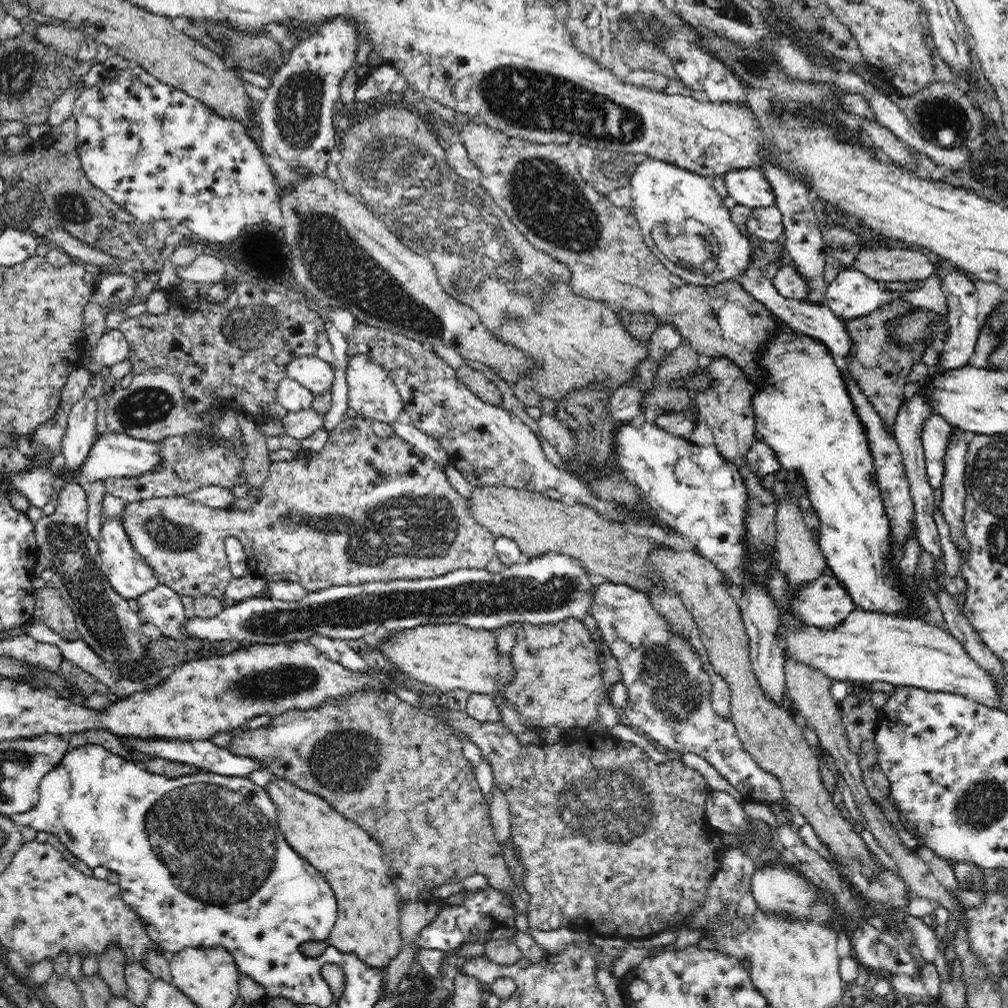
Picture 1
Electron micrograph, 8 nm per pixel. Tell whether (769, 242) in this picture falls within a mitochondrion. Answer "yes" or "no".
no

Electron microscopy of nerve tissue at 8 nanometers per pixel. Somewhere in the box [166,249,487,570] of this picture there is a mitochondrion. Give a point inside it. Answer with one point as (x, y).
(243, 323)

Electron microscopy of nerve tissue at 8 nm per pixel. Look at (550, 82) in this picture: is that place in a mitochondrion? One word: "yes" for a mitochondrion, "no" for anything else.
yes

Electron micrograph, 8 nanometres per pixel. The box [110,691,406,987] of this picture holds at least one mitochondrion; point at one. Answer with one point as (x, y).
(218, 847)

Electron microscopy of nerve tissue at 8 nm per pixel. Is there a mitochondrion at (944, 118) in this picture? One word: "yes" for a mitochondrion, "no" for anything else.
yes

